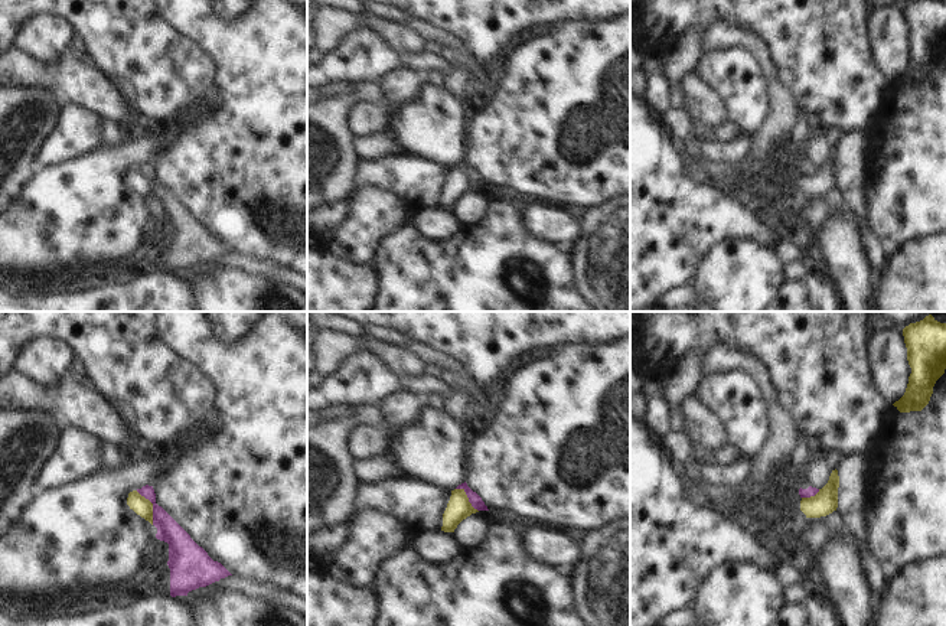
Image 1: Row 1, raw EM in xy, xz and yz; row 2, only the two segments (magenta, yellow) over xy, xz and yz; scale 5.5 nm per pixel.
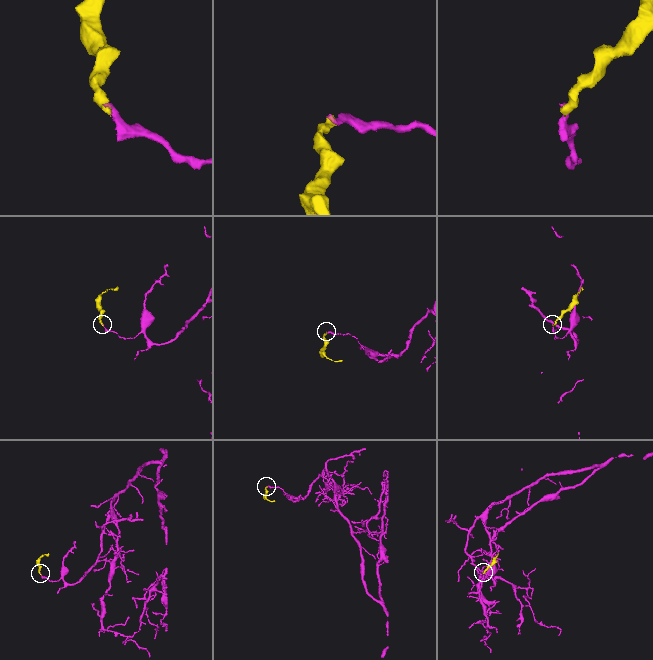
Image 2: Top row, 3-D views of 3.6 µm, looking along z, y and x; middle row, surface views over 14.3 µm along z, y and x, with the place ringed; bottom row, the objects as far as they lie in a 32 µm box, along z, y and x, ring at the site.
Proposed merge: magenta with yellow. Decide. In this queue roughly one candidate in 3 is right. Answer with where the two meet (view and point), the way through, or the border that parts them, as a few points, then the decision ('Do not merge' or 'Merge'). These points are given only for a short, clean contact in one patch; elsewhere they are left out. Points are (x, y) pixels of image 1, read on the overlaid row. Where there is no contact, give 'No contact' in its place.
Touches magenta at xy (153, 507). Boundary: xy (136, 491), (152, 504), (153, 524). Do not merge

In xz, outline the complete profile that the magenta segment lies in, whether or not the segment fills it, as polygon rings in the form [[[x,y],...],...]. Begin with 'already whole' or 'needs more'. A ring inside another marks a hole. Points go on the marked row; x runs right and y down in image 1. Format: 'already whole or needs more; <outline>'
already whole; [[[461,483],[459,485],[456,489],[463,489],[469,498],[469,502],[472,503],[472,506],[477,511],[489,511],[487,506],[485,505],[485,502],[482,501],[482,498],[473,492],[467,483]]]

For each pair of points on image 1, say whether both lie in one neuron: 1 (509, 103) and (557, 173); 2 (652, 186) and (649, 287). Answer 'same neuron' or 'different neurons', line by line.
1: same neuron
2: same neuron

